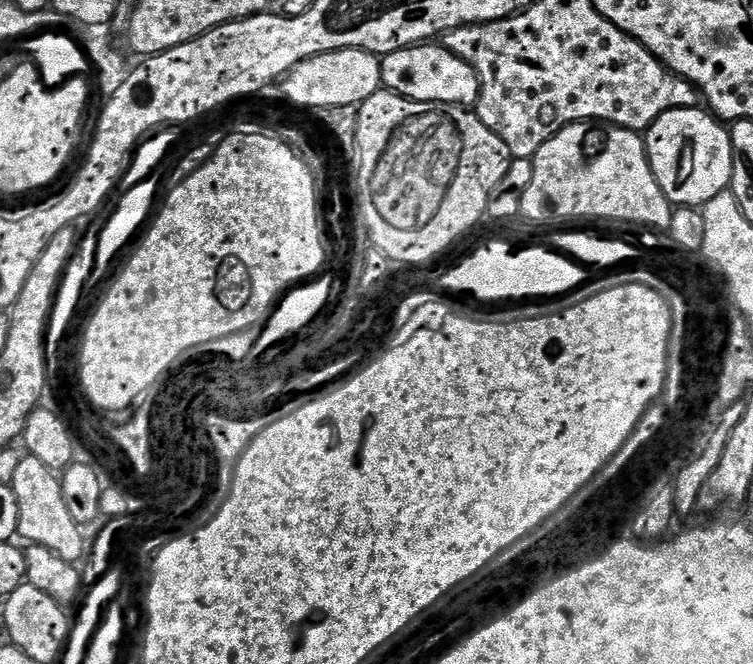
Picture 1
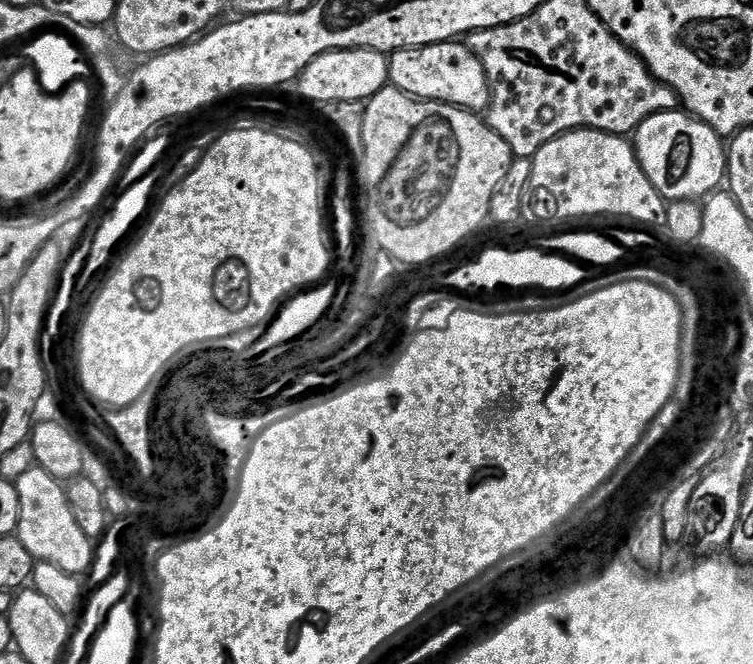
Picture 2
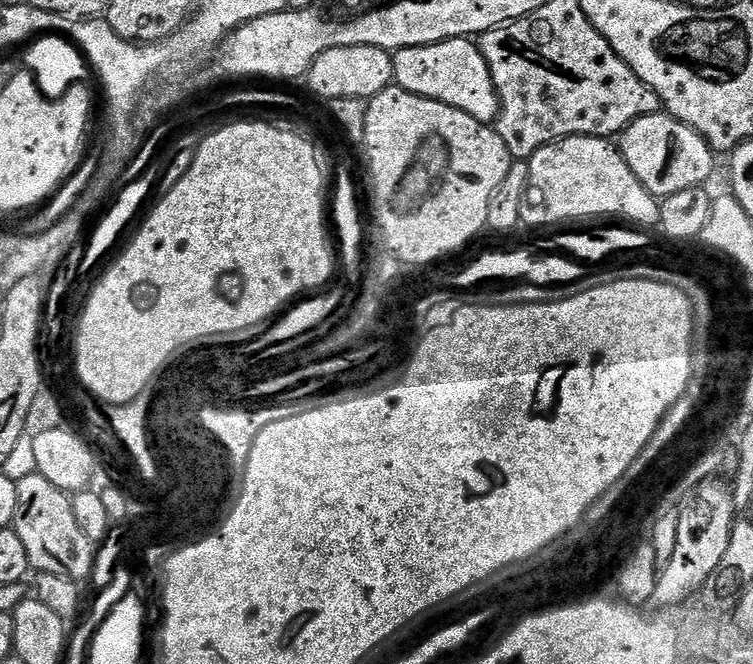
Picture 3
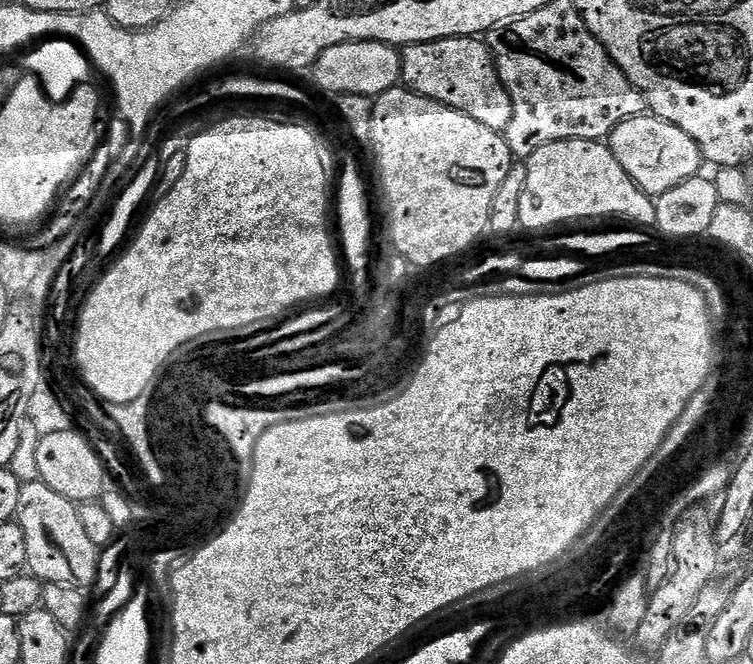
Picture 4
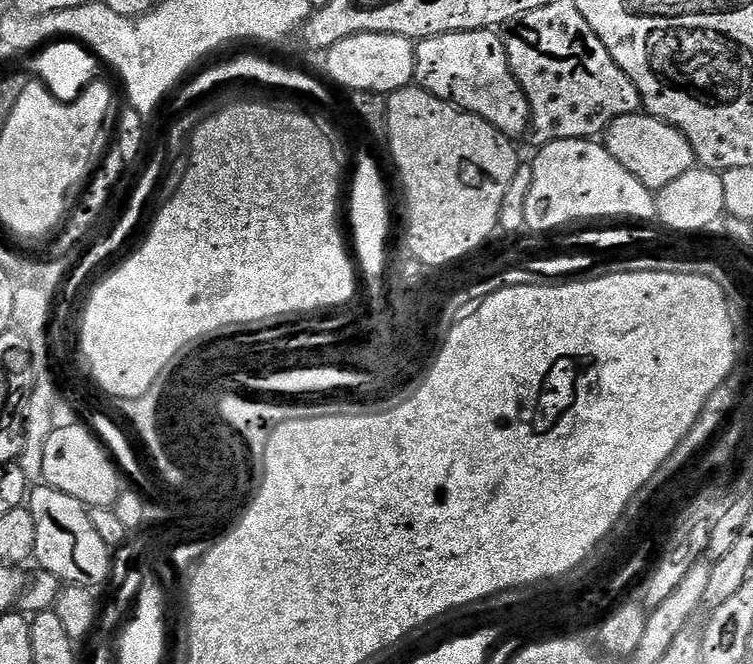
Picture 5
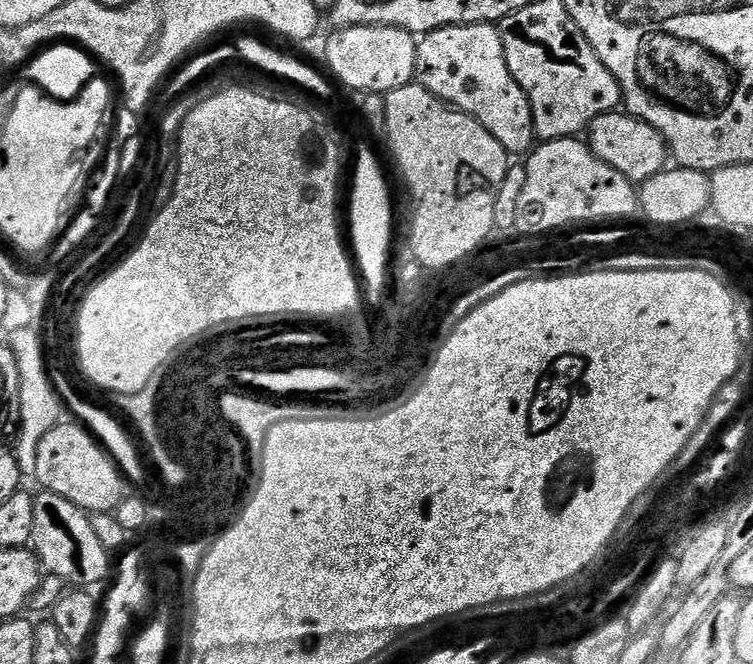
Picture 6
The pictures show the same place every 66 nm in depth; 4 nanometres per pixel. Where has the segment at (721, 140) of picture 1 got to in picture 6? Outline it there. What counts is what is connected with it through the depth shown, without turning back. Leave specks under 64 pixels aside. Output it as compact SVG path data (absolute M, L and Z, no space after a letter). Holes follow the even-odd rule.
M620 110L599 116L592 127L587 129L586 140L599 160L633 182L643 182L651 176L657 176L659 172L665 171L667 164L664 163L669 163L670 160L668 146L658 130Z

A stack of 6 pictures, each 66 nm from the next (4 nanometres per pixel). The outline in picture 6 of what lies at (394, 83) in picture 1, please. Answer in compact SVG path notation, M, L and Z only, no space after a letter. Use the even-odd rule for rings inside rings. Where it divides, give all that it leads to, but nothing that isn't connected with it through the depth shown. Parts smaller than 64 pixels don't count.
M495 23L451 24L427 33L416 46L416 80L444 103L474 117L510 154L531 153L537 143L530 98L526 98L514 74L510 74L510 66L506 66L504 39Z

